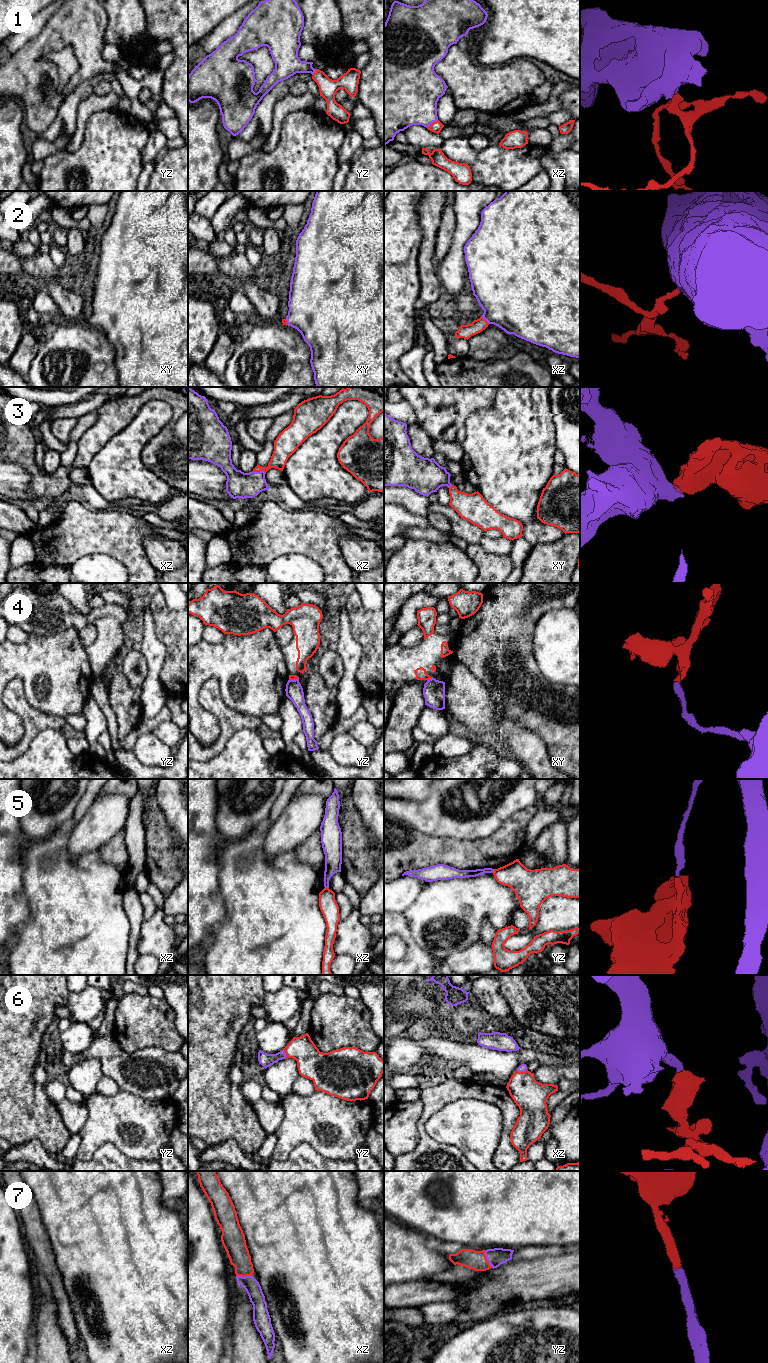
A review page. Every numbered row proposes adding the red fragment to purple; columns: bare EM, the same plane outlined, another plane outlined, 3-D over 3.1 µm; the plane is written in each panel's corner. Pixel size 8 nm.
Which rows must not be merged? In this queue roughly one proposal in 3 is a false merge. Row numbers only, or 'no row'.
4, 5

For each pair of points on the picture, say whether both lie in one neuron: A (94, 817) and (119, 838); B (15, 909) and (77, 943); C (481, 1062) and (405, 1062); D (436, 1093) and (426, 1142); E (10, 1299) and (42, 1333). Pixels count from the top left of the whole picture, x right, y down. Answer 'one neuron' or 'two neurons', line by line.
A: two neurons
B: two neurons
C: one neuron
D: one neuron
E: two neurons

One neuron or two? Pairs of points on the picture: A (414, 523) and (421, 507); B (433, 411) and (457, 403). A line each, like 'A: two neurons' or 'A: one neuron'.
A: two neurons
B: one neuron

